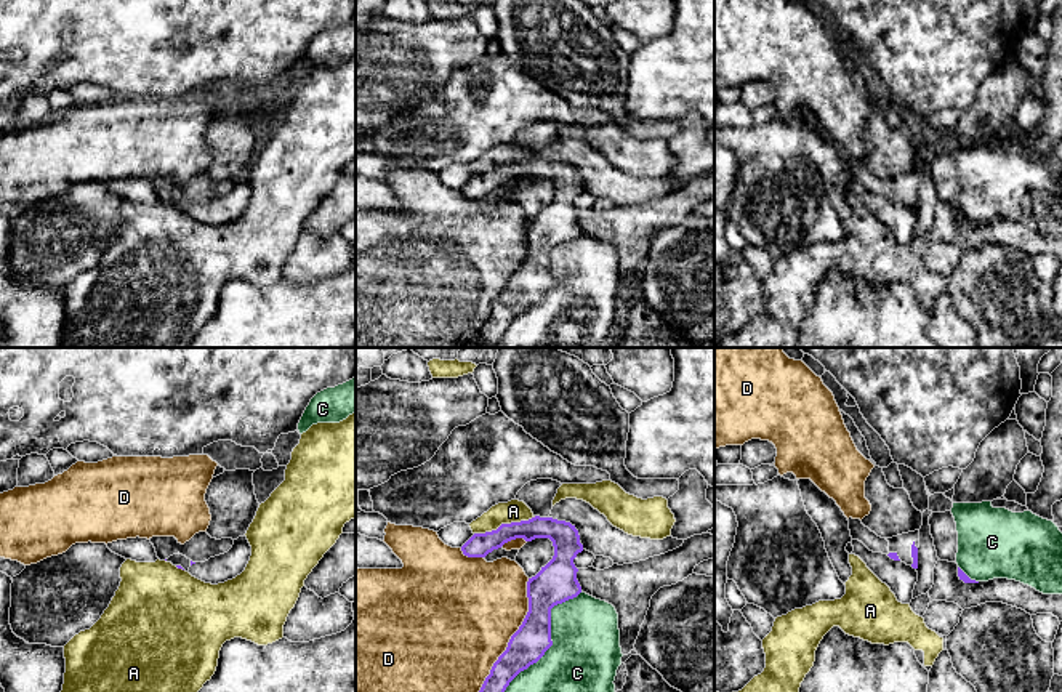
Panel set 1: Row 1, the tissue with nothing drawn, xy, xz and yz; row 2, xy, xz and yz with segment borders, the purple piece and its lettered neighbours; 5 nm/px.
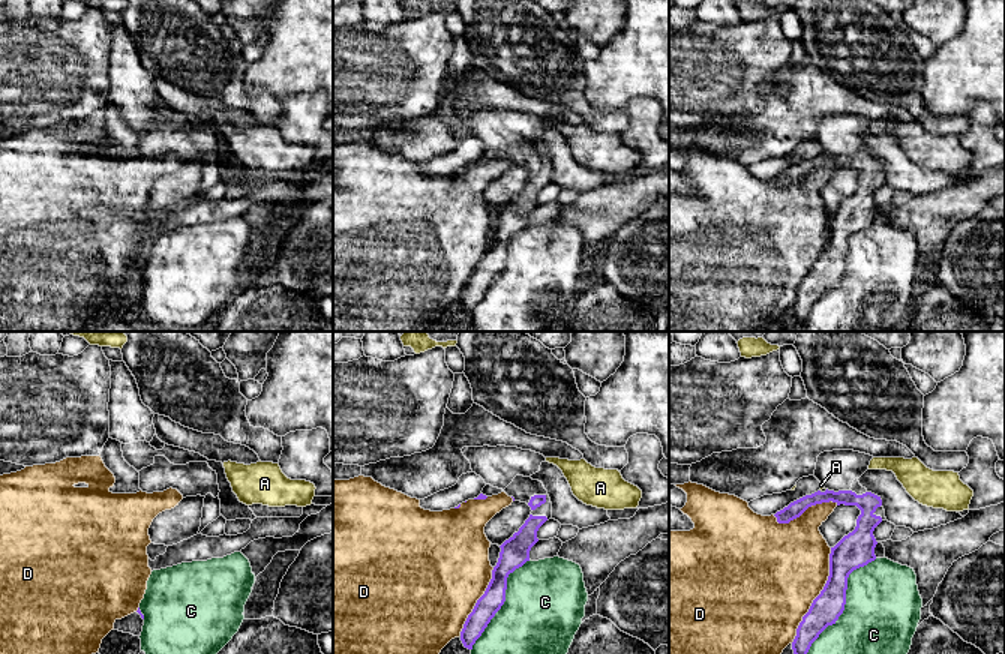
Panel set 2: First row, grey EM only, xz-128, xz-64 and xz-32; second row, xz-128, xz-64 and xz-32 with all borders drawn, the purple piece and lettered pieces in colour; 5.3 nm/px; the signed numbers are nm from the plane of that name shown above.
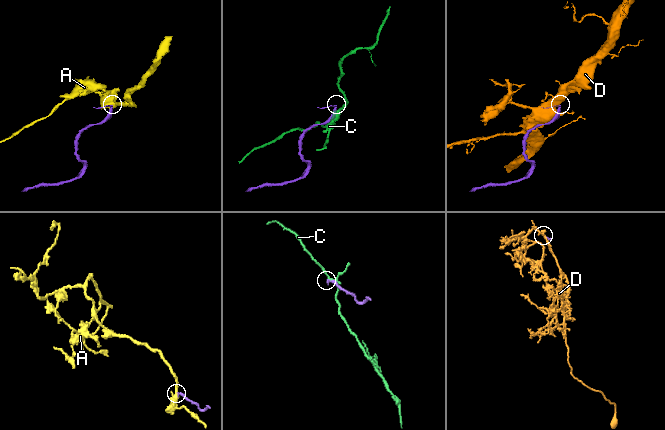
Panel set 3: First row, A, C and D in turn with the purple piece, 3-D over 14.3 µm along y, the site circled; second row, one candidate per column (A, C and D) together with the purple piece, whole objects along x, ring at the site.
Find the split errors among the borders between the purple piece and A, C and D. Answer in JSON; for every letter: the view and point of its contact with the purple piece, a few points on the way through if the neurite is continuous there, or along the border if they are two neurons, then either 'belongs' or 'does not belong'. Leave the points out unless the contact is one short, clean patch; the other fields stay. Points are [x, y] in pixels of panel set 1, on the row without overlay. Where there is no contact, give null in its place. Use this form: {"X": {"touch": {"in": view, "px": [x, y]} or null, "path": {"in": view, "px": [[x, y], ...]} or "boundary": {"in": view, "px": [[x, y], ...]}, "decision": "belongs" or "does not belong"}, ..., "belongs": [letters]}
{"A": {"touch": {"in": "xz", "px": [505, 165]}, "decision": "does not belong"}, "C": {"touch": {"in": "xz", "px": [551, 285]}, "decision": "does not belong"}, "D": {"touch": {"in": "xz", "px": [511, 279]}, "decision": "does not belong"}, "belongs": []}

